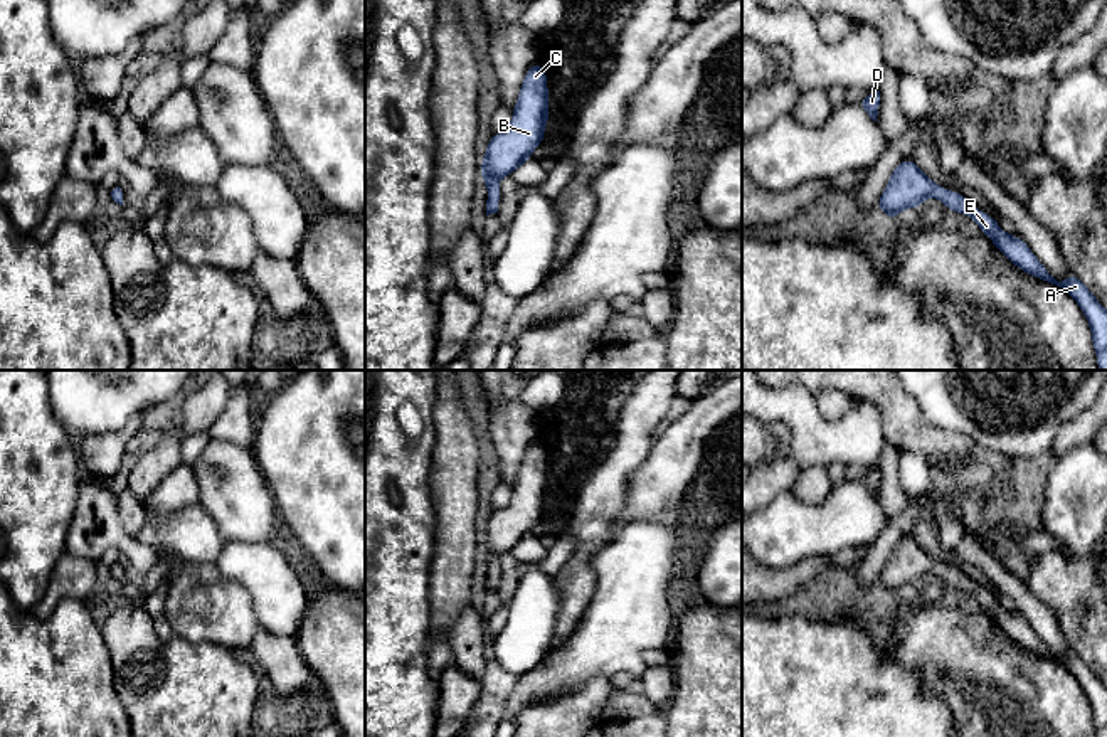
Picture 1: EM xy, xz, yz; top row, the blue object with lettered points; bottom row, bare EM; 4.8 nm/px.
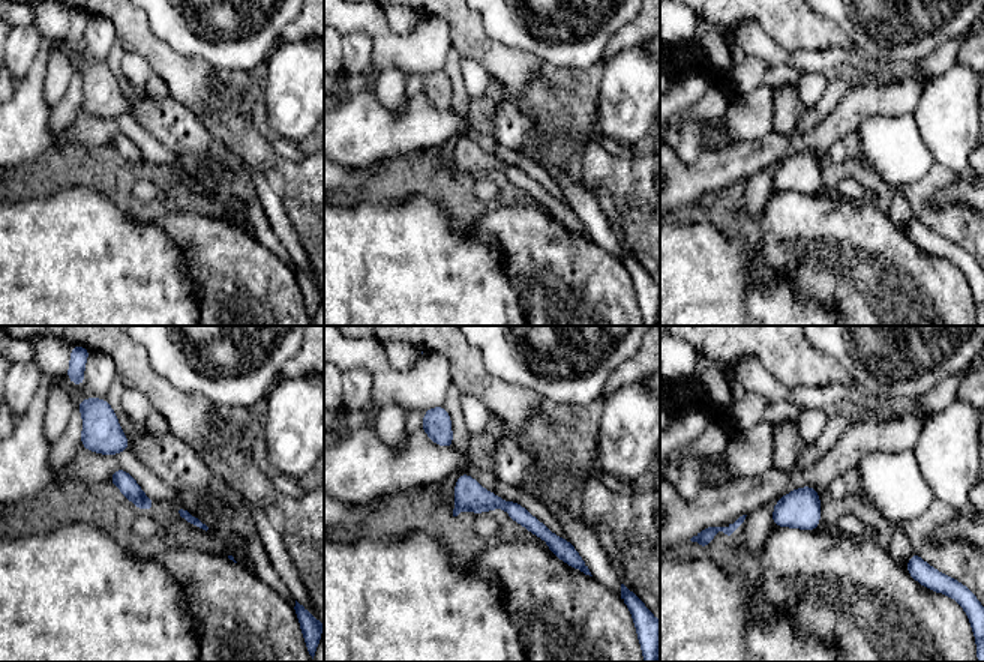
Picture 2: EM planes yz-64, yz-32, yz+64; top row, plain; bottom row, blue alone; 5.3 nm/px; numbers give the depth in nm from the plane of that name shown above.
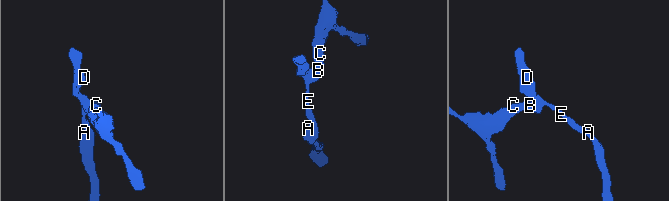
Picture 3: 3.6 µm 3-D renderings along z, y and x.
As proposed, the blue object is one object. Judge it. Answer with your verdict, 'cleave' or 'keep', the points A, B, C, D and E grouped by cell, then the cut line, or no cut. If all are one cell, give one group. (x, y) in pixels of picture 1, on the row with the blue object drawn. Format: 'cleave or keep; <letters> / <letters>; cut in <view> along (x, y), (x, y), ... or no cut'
keep; A B C D E; no cut

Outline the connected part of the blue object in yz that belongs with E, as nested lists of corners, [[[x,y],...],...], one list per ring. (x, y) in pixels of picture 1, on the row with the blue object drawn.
[[[912,158],[902,160],[895,167],[877,209],[887,212],[890,222],[893,222],[902,209],[917,209],[930,195],[956,214],[972,217],[981,234],[988,236],[1016,268],[1065,289],[1078,303],[1088,321],[1099,370],[1107,370],[1107,310],[1088,288],[1072,273],[1063,283],[1057,281],[1021,237],[1008,236],[989,214],[976,209],[964,195],[934,183]]]

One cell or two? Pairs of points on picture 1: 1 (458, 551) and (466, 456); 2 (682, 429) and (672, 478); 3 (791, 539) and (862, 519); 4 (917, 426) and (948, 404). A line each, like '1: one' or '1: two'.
1: one
2: one
3: one
4: two

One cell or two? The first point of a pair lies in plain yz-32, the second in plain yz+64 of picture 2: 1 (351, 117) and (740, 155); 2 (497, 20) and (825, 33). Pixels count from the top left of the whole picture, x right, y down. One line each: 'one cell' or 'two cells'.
1: two cells
2: two cells

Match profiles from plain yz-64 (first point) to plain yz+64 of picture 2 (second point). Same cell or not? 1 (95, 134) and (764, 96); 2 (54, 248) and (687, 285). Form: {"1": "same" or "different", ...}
{"1": "same", "2": "same"}

